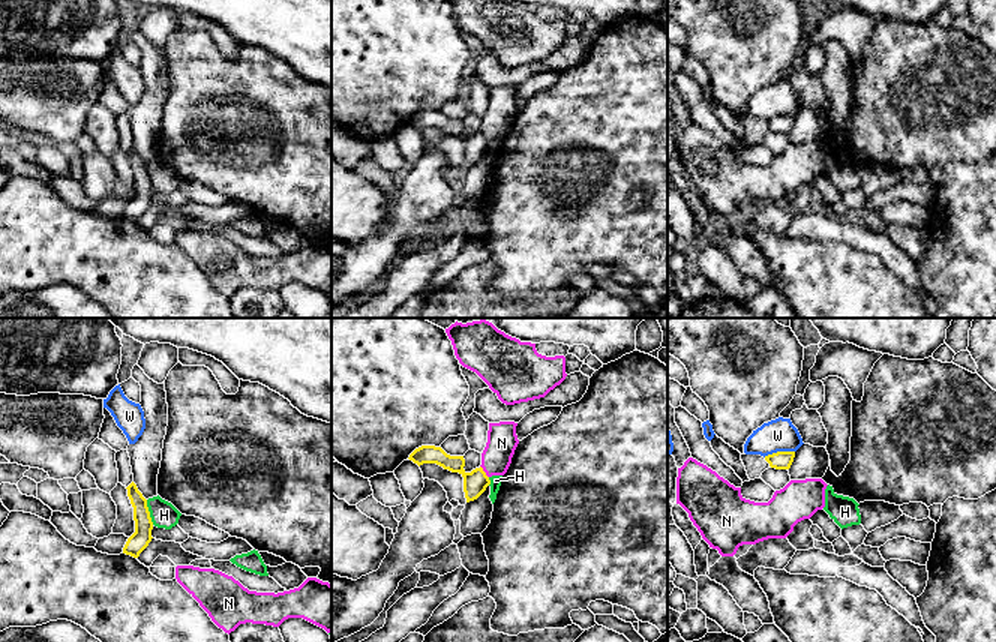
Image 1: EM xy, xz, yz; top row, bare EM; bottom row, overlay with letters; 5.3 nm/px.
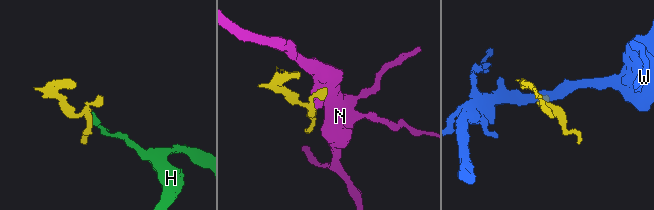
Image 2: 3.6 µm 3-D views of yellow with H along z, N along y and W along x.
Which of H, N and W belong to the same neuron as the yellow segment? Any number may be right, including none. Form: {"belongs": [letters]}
{"belongs": []}

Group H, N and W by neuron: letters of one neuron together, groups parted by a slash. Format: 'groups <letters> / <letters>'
groups H / N / W

